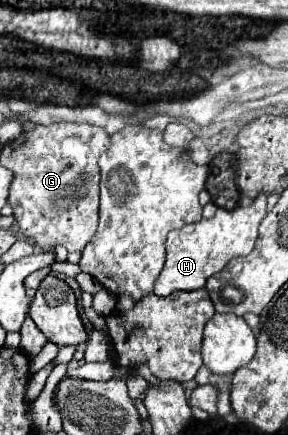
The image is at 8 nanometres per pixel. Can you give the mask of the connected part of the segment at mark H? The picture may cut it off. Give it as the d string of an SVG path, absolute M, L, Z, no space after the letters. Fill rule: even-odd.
M258 195L248 207L236 207L232 211L218 209L210 219L202 219L198 223L184 225L180 231L172 231L166 239L166 265L154 285L154 293L170 295L178 289L194 291L204 287L206 279L220 273L230 259L246 255L254 249L258 225L266 217L266 213L266 195Z

